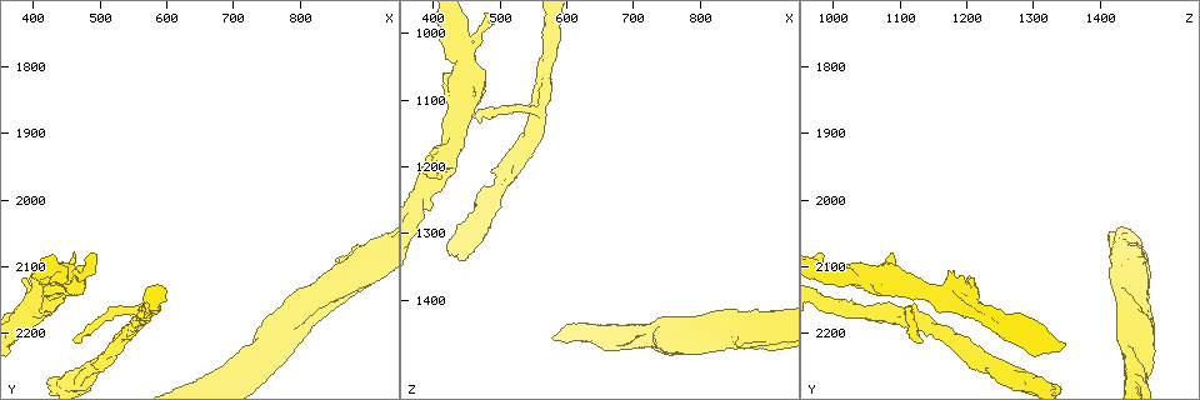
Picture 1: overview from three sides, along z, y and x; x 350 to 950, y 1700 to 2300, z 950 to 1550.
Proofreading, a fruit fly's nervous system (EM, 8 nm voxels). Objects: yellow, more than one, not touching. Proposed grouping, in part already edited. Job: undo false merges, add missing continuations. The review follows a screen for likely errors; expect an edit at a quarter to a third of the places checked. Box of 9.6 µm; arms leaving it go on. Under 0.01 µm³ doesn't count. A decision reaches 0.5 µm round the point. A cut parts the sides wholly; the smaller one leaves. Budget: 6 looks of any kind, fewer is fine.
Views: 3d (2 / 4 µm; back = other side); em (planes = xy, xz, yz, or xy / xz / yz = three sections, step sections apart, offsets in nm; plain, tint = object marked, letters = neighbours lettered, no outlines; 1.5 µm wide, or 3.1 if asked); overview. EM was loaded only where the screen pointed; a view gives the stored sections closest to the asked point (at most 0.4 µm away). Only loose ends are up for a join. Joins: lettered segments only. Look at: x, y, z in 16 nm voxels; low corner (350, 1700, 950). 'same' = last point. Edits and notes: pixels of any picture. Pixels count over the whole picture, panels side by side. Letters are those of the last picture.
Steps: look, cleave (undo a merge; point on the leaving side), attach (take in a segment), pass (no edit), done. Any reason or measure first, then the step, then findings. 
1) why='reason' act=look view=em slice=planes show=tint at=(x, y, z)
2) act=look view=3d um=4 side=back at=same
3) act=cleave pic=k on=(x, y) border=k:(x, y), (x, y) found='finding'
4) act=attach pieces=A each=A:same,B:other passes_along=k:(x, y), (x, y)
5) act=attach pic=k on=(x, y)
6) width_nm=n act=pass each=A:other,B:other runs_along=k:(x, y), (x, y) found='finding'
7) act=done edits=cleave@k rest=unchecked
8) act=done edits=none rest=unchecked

why='a fork' act=look view=3d um=4 at=(445, 2110, 1025)

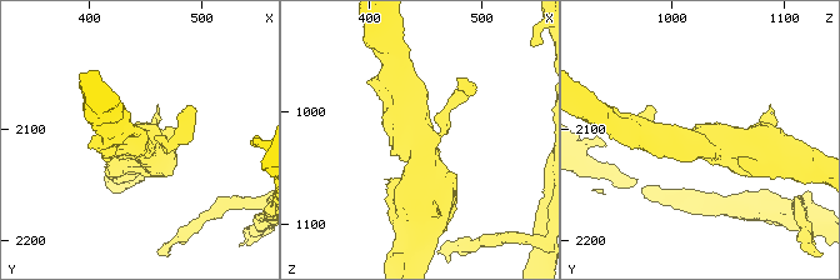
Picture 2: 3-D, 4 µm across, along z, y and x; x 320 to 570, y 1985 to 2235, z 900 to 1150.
act=look view=em slice=planes show=tint at=(446, 2112, 1018)

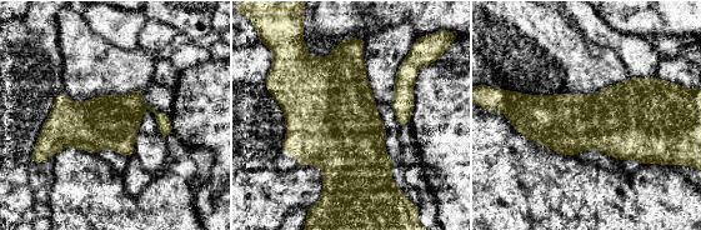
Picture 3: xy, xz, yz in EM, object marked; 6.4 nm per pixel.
why='see the neighbours' act=look view=em slice=planes show=letters at=same

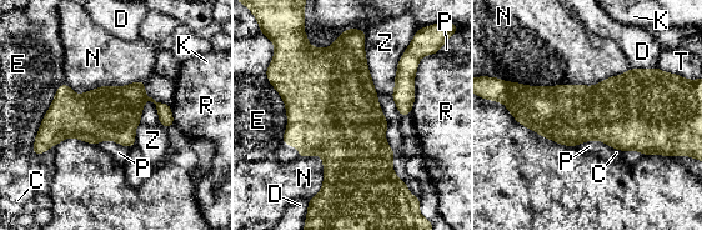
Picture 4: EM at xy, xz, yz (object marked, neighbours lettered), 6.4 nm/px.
longest_contact=N:750nm act=pass each=C:other,D:other,E:other,K:other,N:other,P:other,R:other,T:other,Z:other border=4:(630, 68), (593, 85), (511, 81) found='all the same neuron'

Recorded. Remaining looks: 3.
why='thick turns thin' act=look view=em slice=planes show=tint at=(505, 2250, 1235)

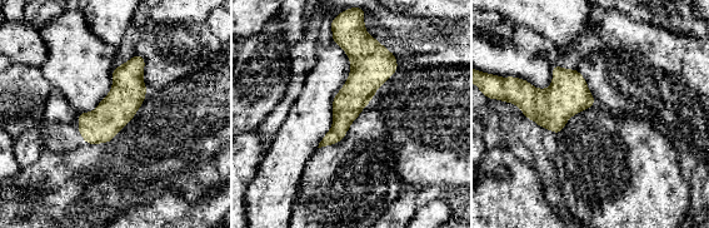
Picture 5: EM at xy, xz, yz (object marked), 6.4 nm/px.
act=look view=em slice=planes show=letters at=same

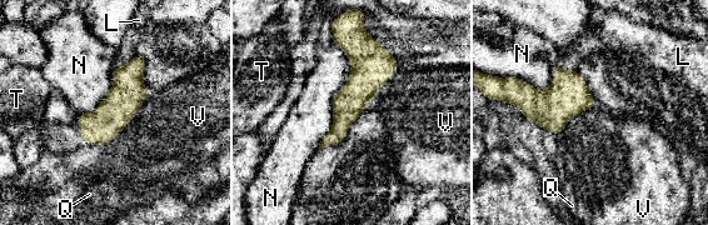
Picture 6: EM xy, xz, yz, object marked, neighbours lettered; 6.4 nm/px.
act=pass each=L:other,N:other,Q:other,T:other,V:other border=6:(148, 90), (111, 140), (88, 145) found='one neuron here'

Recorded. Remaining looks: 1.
why='branch stops here' act=look view=em slice=xy step=8 show=letters at=(470, 2215, 1130)

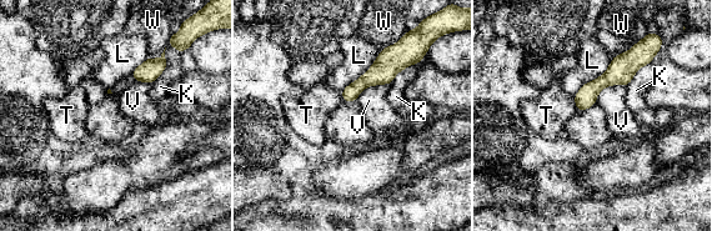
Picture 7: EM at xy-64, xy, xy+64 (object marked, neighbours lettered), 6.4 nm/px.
longest_contact=L:400nm act=pass each=K:other,L:other,T:other,V:other,W:other runs_along=7:(638, 64), (603, 80), (580, 108) found='no lettered segment goes on from it'

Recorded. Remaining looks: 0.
act=done edits=none rest=unchecked

